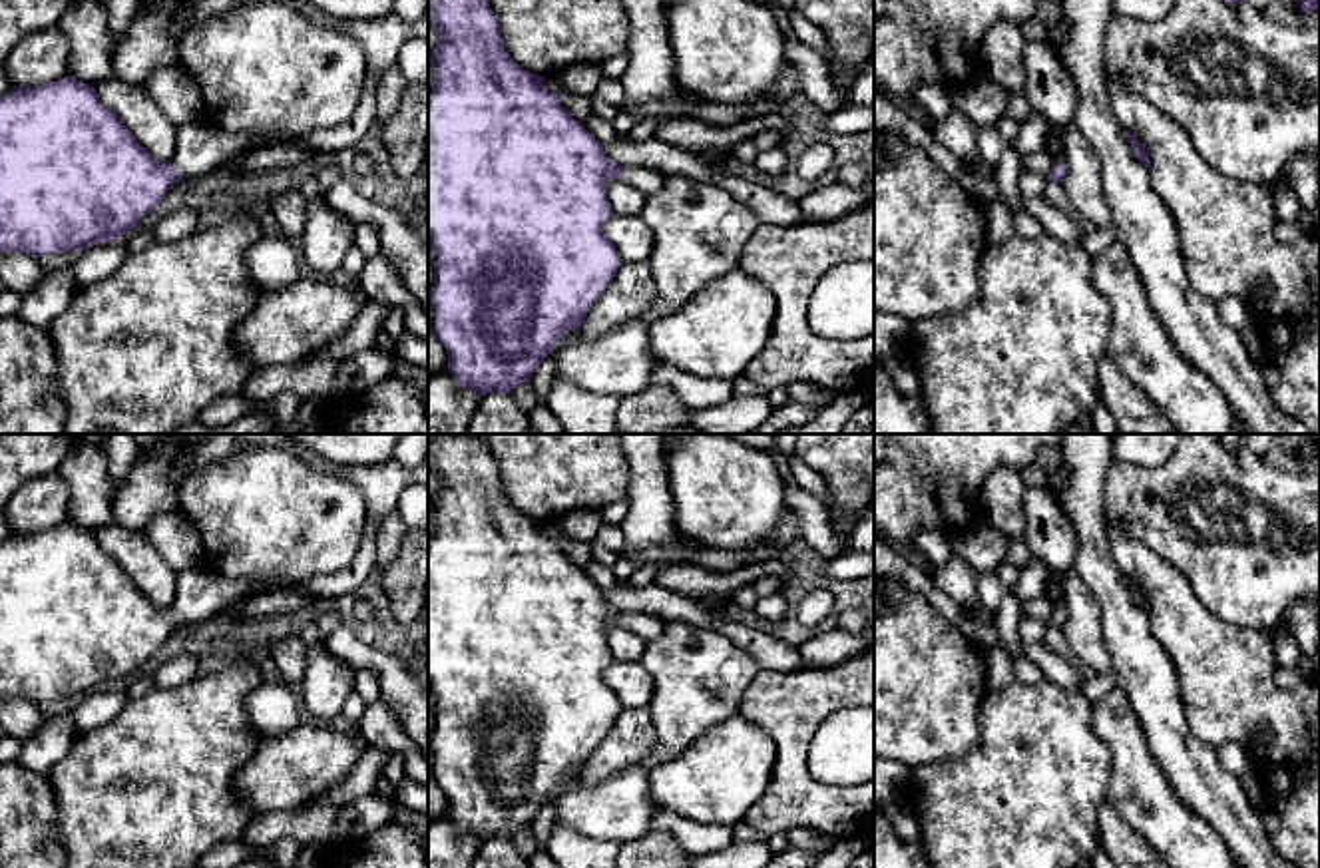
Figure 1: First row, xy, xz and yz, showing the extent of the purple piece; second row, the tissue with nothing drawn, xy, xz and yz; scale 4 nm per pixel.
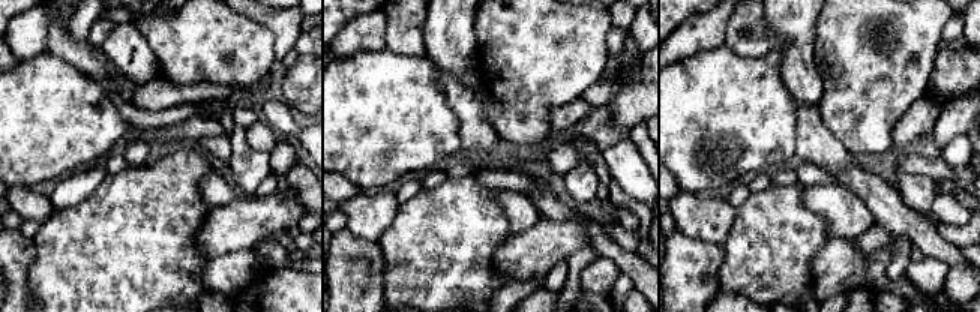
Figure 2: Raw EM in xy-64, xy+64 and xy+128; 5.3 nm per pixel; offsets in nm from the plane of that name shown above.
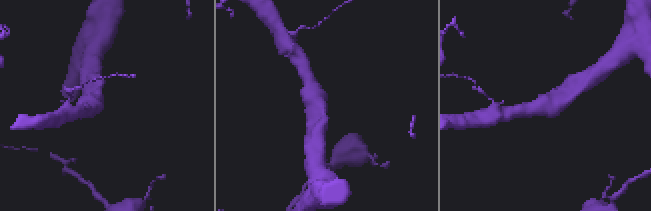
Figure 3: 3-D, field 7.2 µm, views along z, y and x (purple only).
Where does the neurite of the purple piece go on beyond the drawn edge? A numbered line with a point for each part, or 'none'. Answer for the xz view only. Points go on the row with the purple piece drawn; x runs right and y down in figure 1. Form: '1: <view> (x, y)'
1: xz (648, 180)

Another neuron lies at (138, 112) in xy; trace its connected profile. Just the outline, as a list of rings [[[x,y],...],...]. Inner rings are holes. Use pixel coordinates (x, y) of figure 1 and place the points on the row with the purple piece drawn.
[[[115,76],[96,82],[92,88],[147,153],[165,165],[173,163],[179,127],[161,113],[143,88],[133,88]]]

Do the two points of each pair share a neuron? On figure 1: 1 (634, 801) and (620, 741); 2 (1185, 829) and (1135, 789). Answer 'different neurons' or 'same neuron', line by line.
1: different neurons
2: same neuron

